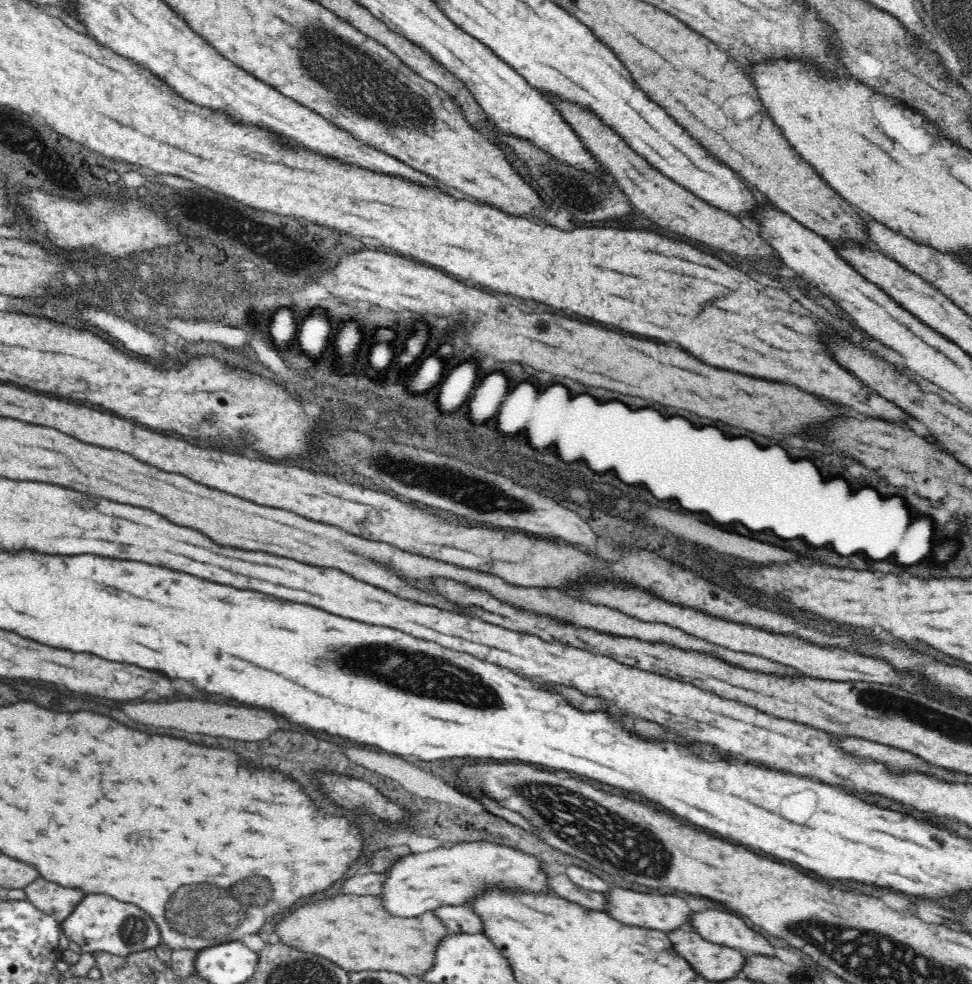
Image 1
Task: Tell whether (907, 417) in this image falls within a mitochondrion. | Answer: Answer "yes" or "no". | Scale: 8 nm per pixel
no

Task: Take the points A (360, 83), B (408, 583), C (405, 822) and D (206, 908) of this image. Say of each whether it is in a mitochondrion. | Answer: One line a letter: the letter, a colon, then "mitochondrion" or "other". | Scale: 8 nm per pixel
A: mitochondrion
B: other
C: other
D: mitochondrion

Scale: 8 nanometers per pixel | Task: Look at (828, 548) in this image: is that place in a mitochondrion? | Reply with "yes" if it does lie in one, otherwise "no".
no

